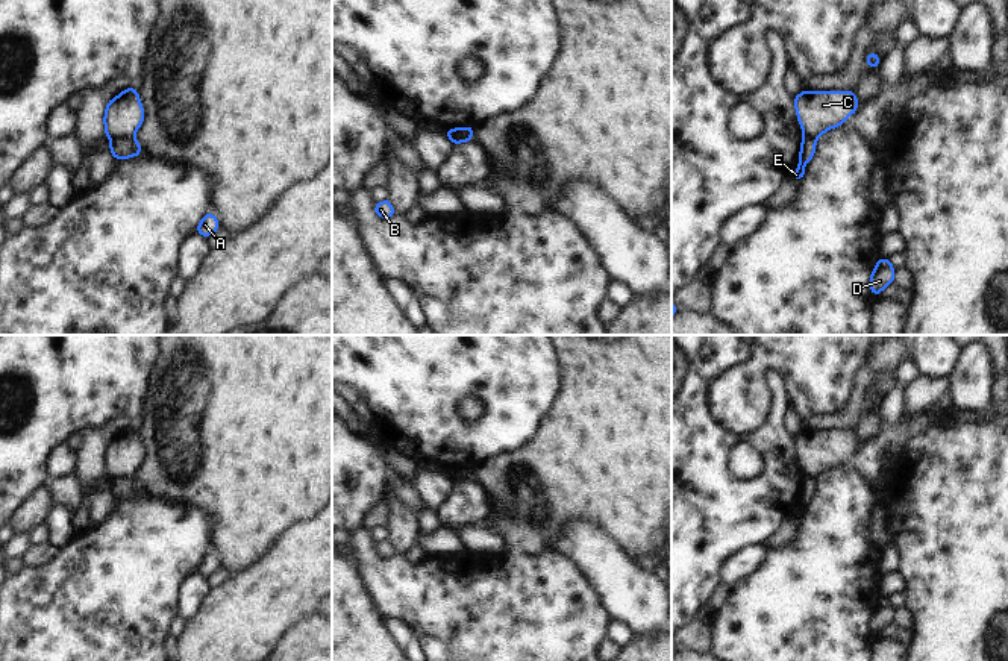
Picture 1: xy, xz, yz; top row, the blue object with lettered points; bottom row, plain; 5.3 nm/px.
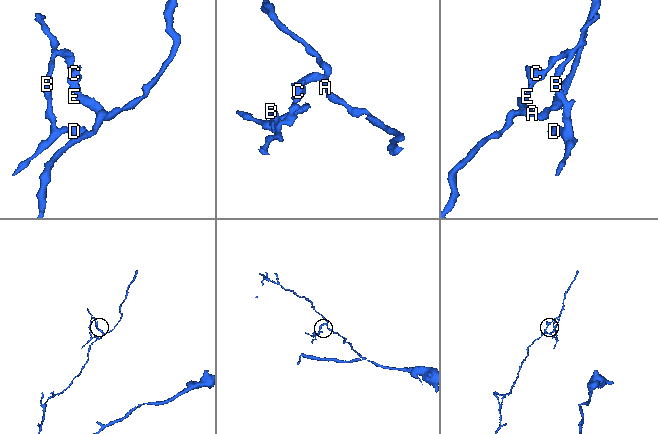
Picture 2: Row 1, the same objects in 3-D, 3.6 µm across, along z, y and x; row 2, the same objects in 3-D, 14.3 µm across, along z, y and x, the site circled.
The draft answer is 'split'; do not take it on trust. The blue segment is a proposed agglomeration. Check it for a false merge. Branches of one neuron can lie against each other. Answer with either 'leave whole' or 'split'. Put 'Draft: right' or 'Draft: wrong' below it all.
split
Draft: right

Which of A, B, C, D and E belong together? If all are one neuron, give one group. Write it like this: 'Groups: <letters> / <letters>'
Groups: A E / B C D.

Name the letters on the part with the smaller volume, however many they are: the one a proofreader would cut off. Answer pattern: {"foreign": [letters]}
{"foreign": ["B", "C", "D"]}

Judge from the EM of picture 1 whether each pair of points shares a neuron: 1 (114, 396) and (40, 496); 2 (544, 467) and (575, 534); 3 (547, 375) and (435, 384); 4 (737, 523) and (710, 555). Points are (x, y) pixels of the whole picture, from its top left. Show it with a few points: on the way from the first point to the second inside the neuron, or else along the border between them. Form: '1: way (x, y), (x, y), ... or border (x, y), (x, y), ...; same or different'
1: border (44, 482), (15, 508); different
2: border (605, 531), (584, 519), (573, 519), (549, 548); different
3: way (520, 375), (463, 375); same
4: way (729, 531), (713, 548); same

